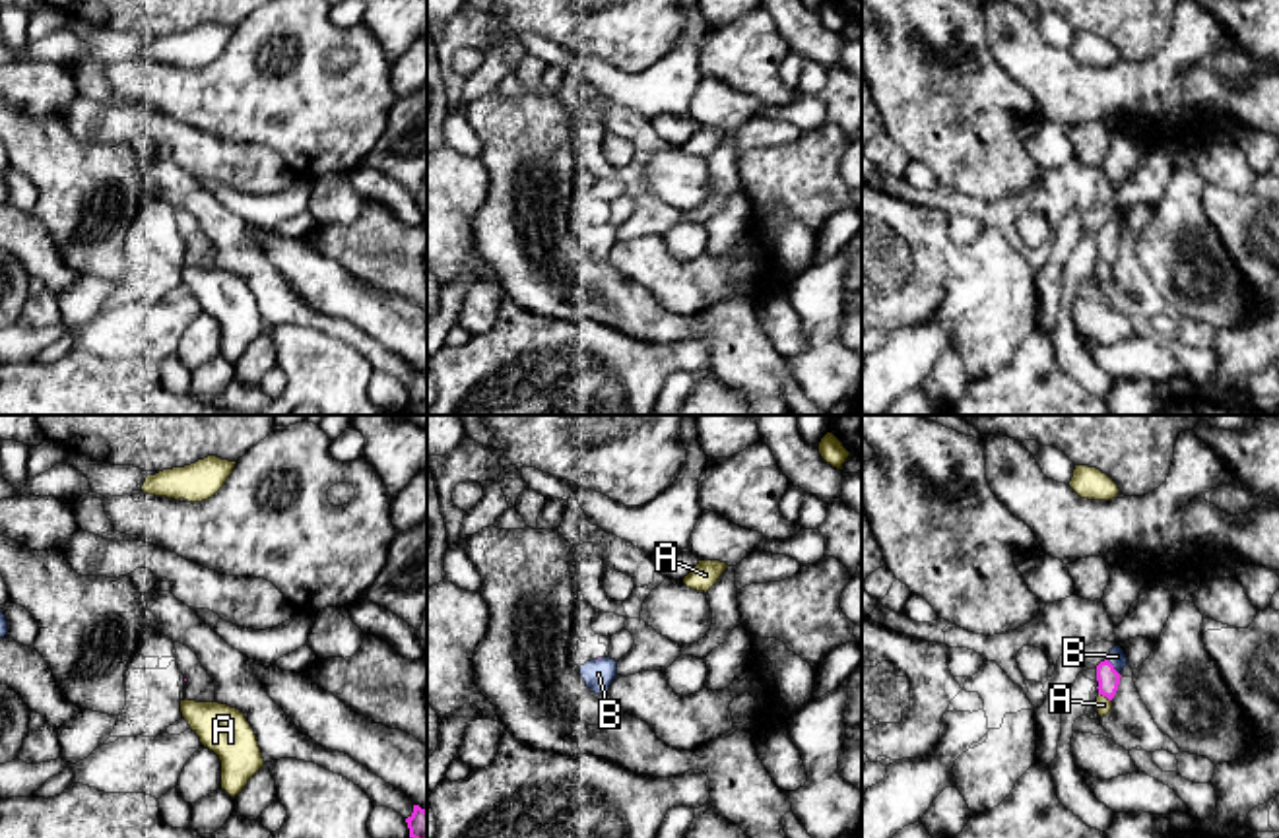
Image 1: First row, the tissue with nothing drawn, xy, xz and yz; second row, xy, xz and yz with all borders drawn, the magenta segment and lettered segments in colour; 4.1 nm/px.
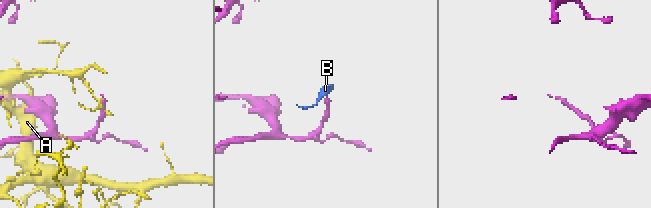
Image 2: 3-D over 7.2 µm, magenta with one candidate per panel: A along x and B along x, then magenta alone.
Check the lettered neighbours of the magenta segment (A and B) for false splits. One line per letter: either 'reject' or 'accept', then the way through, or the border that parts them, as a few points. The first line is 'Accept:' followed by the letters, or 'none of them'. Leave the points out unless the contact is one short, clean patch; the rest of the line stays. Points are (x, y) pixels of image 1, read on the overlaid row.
Accept: B
A: reject
B: accept

